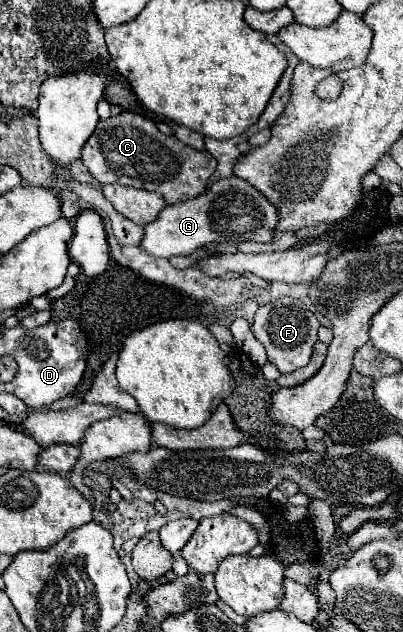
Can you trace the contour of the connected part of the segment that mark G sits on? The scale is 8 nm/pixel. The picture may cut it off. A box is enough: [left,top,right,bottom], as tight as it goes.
[140,176,276,258]

